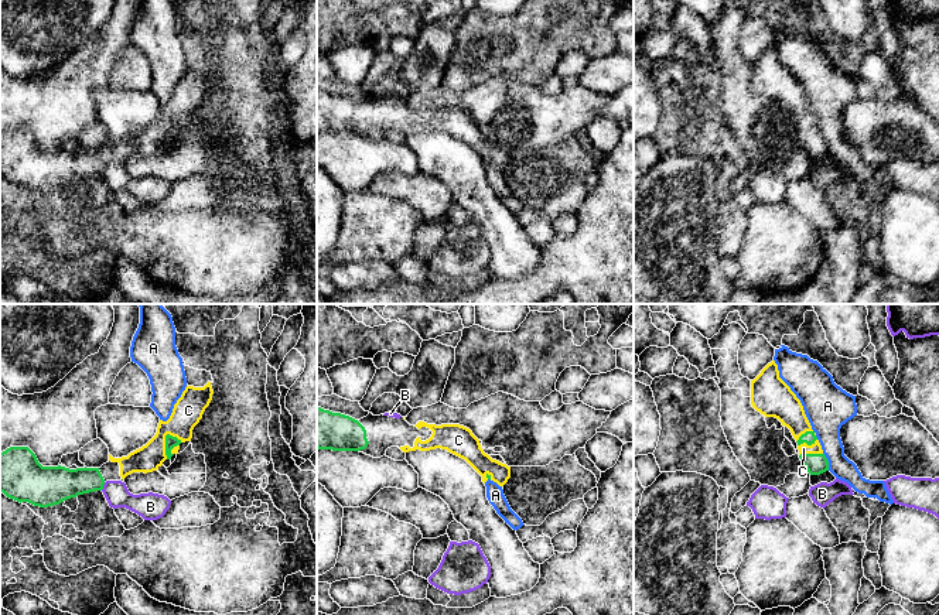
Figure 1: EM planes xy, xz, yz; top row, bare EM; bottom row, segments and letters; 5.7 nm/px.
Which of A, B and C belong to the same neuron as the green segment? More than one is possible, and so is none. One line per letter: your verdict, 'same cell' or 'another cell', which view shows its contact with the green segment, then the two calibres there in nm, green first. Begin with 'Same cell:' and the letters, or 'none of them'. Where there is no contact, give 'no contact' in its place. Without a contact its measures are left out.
Same cell: C
A: another cell; meets green in yz; 120 nm thick on the green side, 200 nm on the other
B: another cell; meets green in xy; 200 nm thick on the green side, 140 nm on the other
C: same cell; meets green in xy; 70 nm thick on the green side, 170 nm on the other

